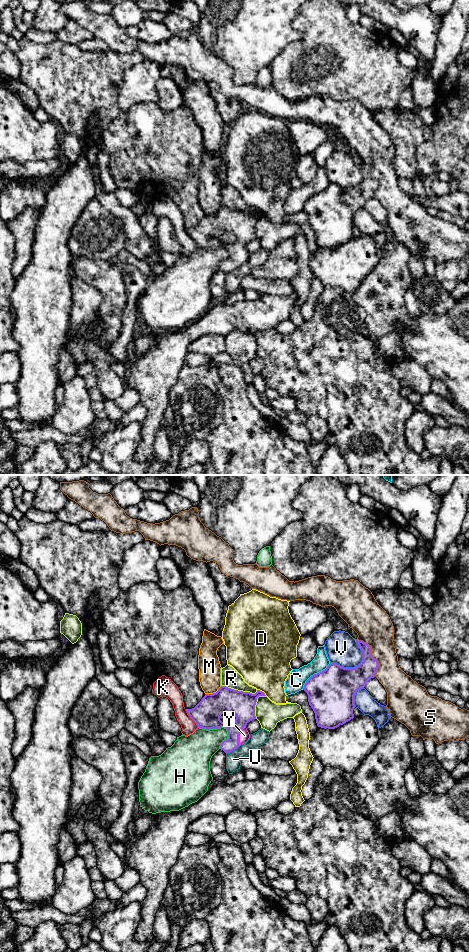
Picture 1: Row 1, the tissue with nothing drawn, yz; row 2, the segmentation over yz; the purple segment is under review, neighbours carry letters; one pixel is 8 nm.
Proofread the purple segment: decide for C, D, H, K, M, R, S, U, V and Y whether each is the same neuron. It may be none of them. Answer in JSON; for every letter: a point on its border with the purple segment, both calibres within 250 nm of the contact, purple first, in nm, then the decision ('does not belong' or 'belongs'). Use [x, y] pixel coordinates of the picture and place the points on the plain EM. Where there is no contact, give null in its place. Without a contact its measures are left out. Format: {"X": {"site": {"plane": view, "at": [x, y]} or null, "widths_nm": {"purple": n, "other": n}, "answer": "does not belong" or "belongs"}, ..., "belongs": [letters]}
{"C": {"site": {"plane": "yz", "at": [314, 194]}, "widths_nm": {"purple": 380, "other": 150}, "answer": "does not belong"}, "D": {"site": {"plane": "yz", "at": [261, 211]}, "widths_nm": {"purple": 220, "other": 440}, "answer": "does not belong"}, "H": {"site": {"plane": "yz", "at": [217, 247]}, "widths_nm": {"purple": 220, "other": 280}, "answer": "does not belong"}, "K": {"site": {"plane": "yz", "at": [190, 237]}, "widths_nm": {"purple": 220, "other": 120}, "answer": "does not belong"}, "M": {"site": {"plane": "yz", "at": [213, 213]}, "widths_nm": {"purple": 220, "other": 180}, "answer": "does not belong"}, "R": {"site": {"plane": "yz", "at": [239, 211]}, "widths_nm": {"purple": 220, "other": 150}, "answer": "does not belong"}, "S": {"site": {"plane": "yz", "at": [371, 175]}, "widths_nm": {"purple": 190, "other": 300}, "answer": "does not belong"}, "U": {"site": {"plane": "yz", "at": [233, 270]}, "widths_nm": {"purple": 110, "other": 130}, "answer": "does not belong"}, "V": {"site": {"plane": "yz", "at": [356, 186]}, "widths_nm": {"purple": 340, "other": 260}, "answer": "does not belong"}, "Y": {"site": {"plane": "yz", "at": [238, 256]}, "widths_nm": {"purple": 200, "other": 90}, "answer": "belongs"}, "belongs": ["Y"]}

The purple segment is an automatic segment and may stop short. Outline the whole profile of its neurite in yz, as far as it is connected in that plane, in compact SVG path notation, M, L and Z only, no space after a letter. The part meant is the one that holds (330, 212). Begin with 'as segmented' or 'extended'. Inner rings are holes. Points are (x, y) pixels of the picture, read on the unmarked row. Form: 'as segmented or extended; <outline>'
as segmented; M359 160L357 163L363 172L363 180L358 186L344 188L330 183L304 205L318 247L335 249L353 239L356 211L375 197L379 183L371 175L371 166Z

